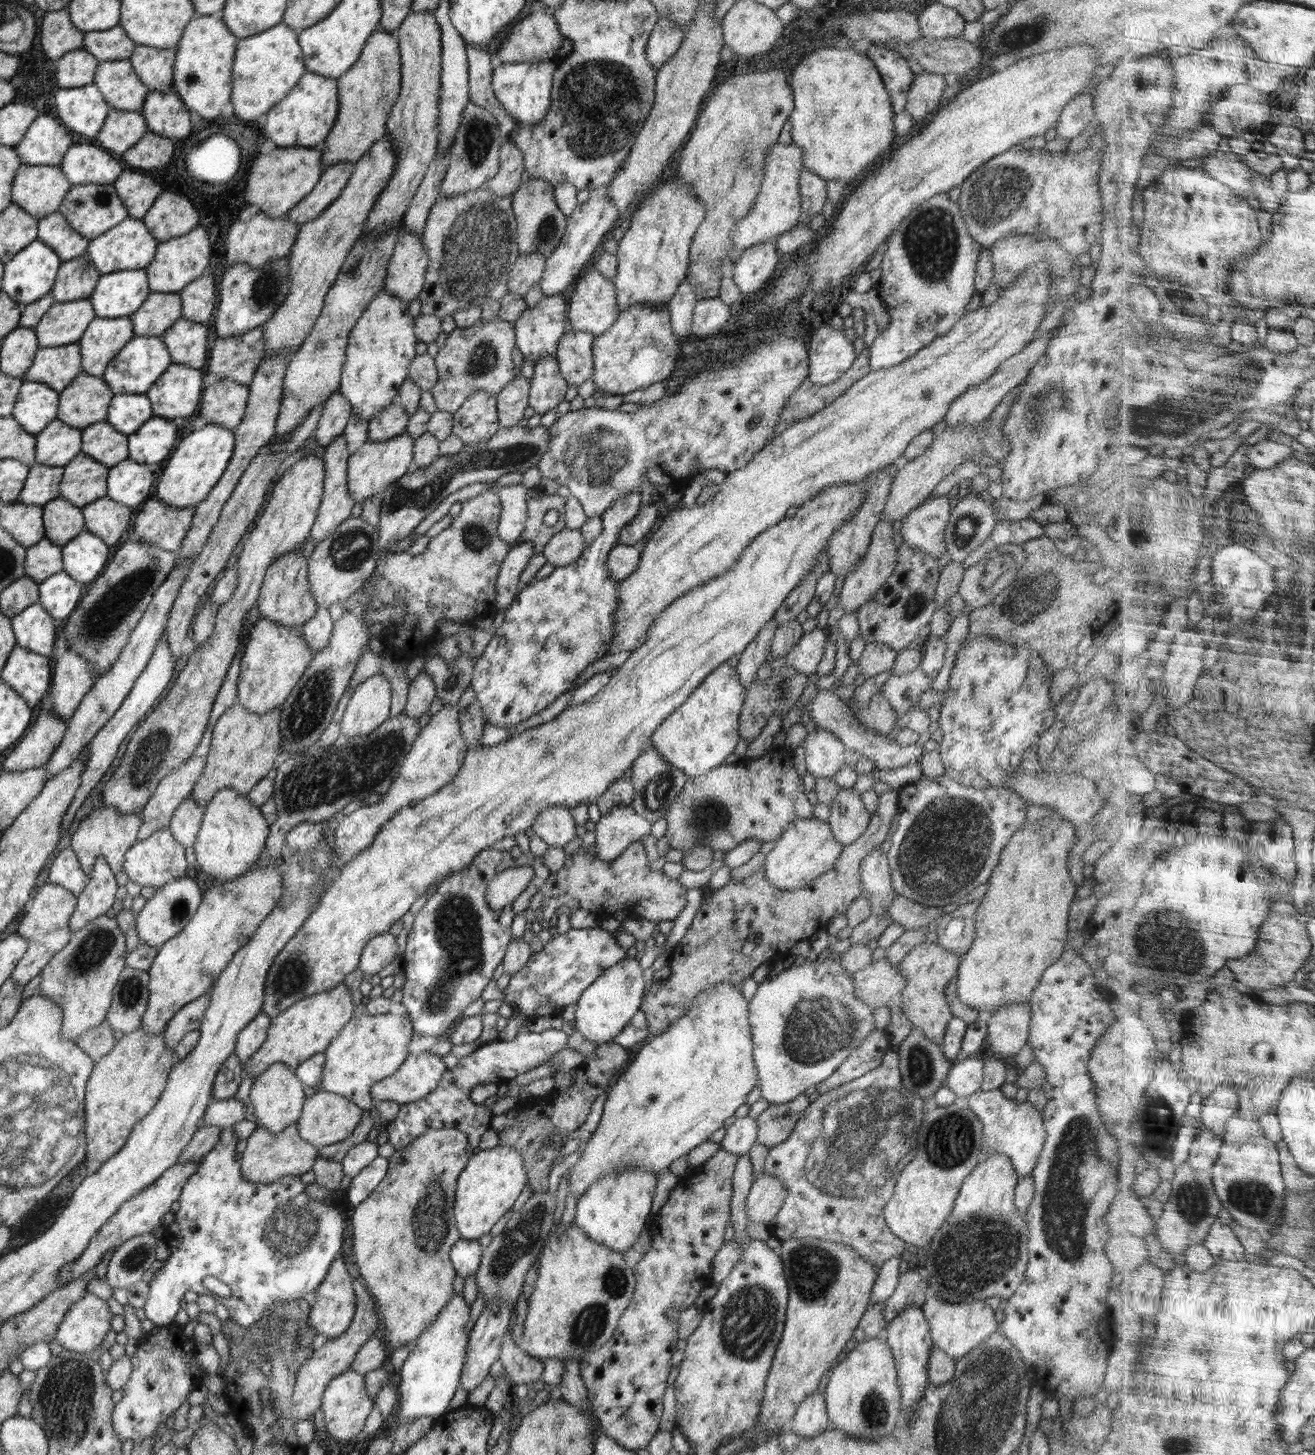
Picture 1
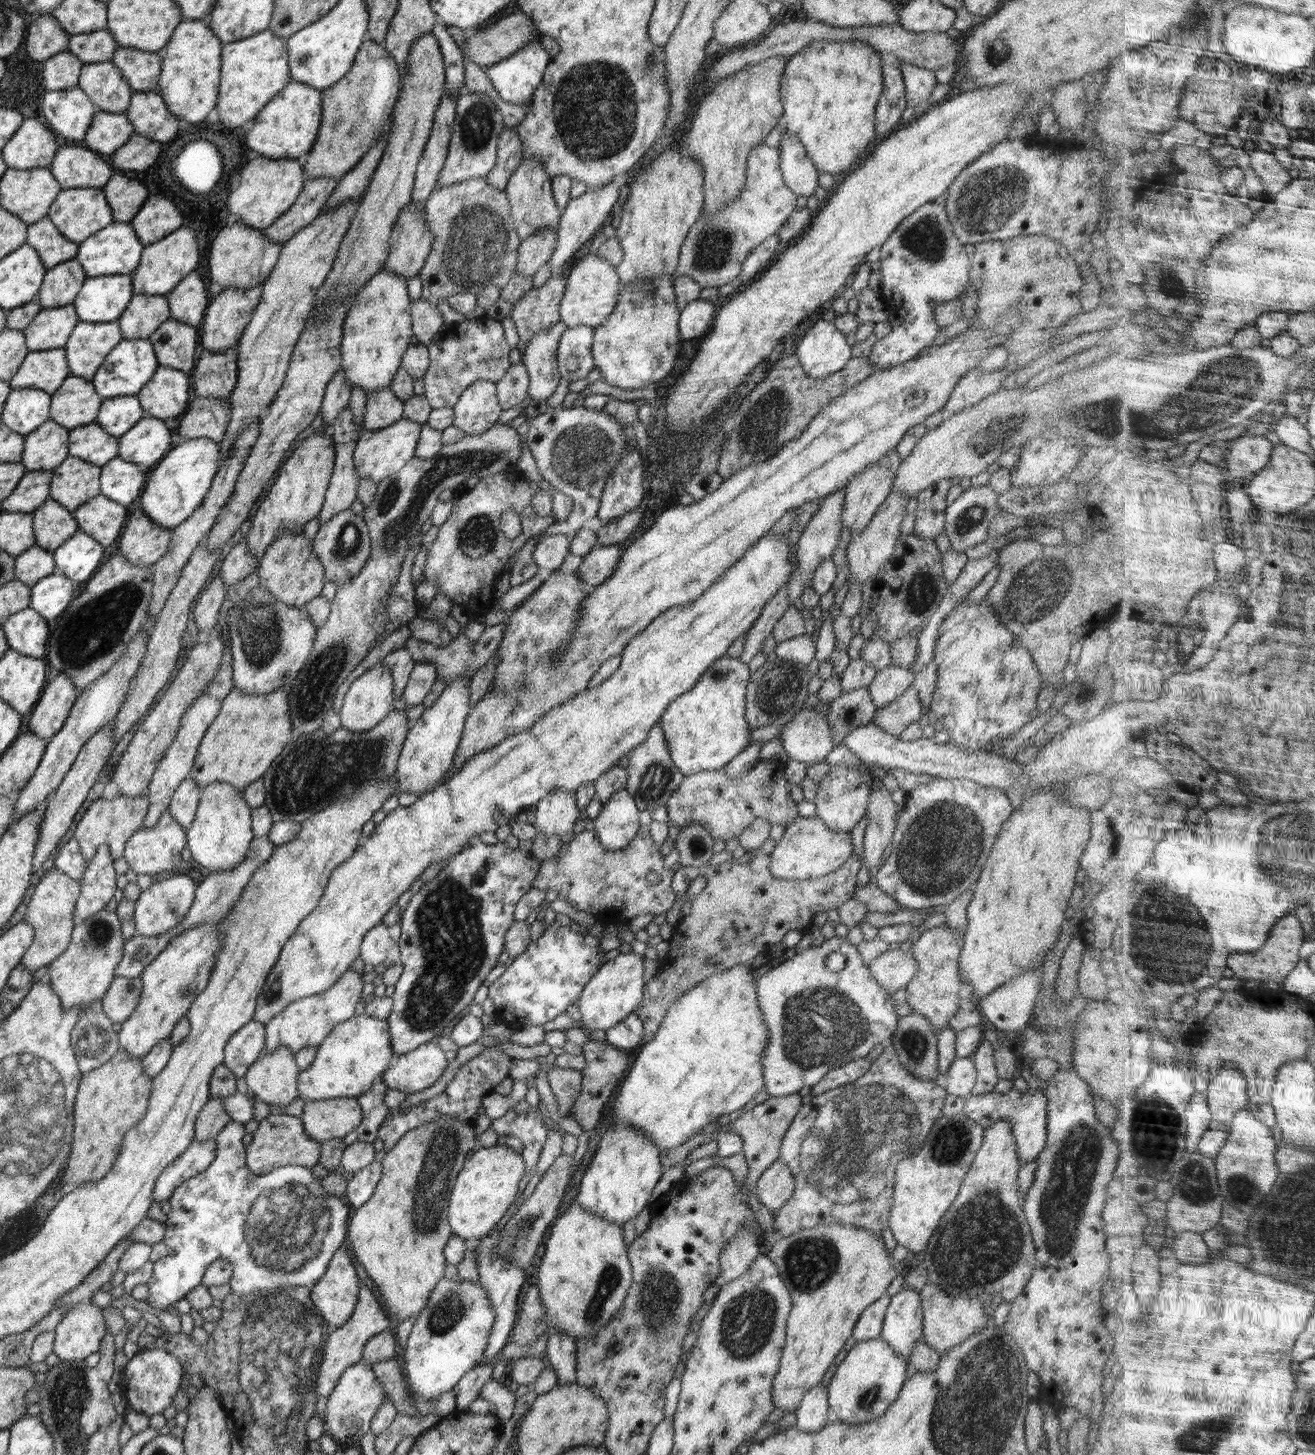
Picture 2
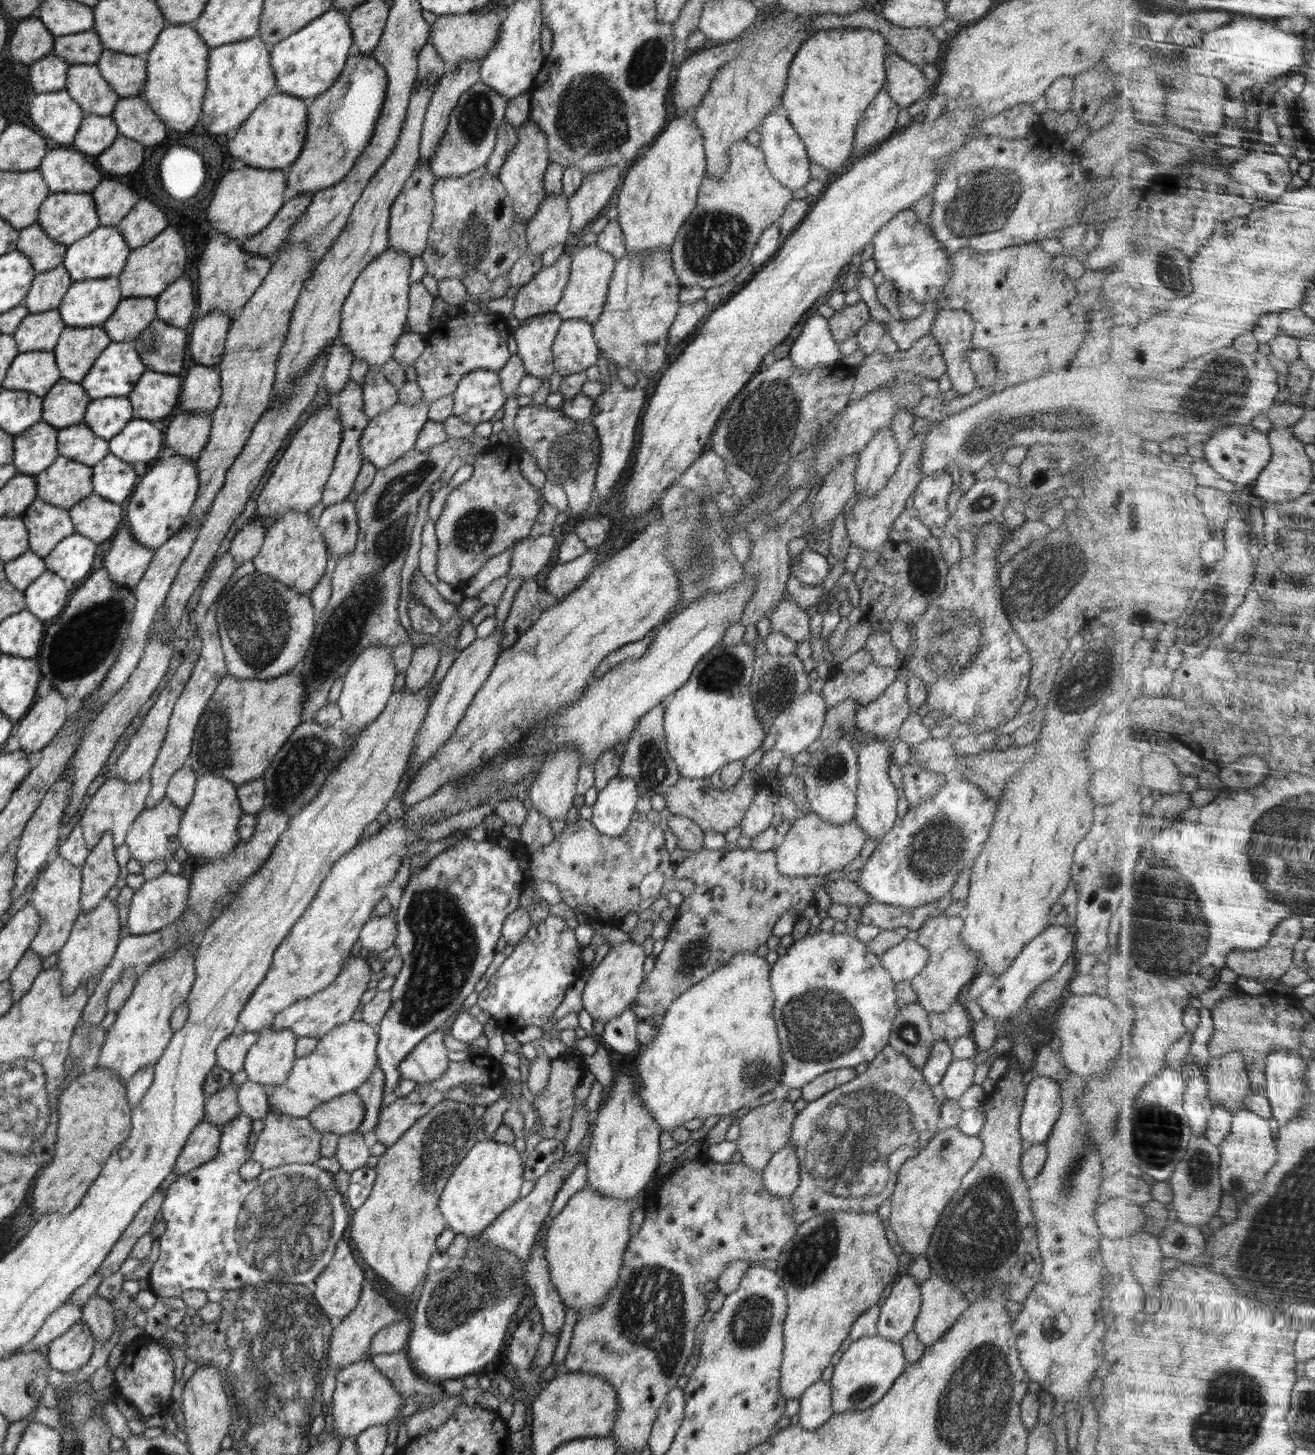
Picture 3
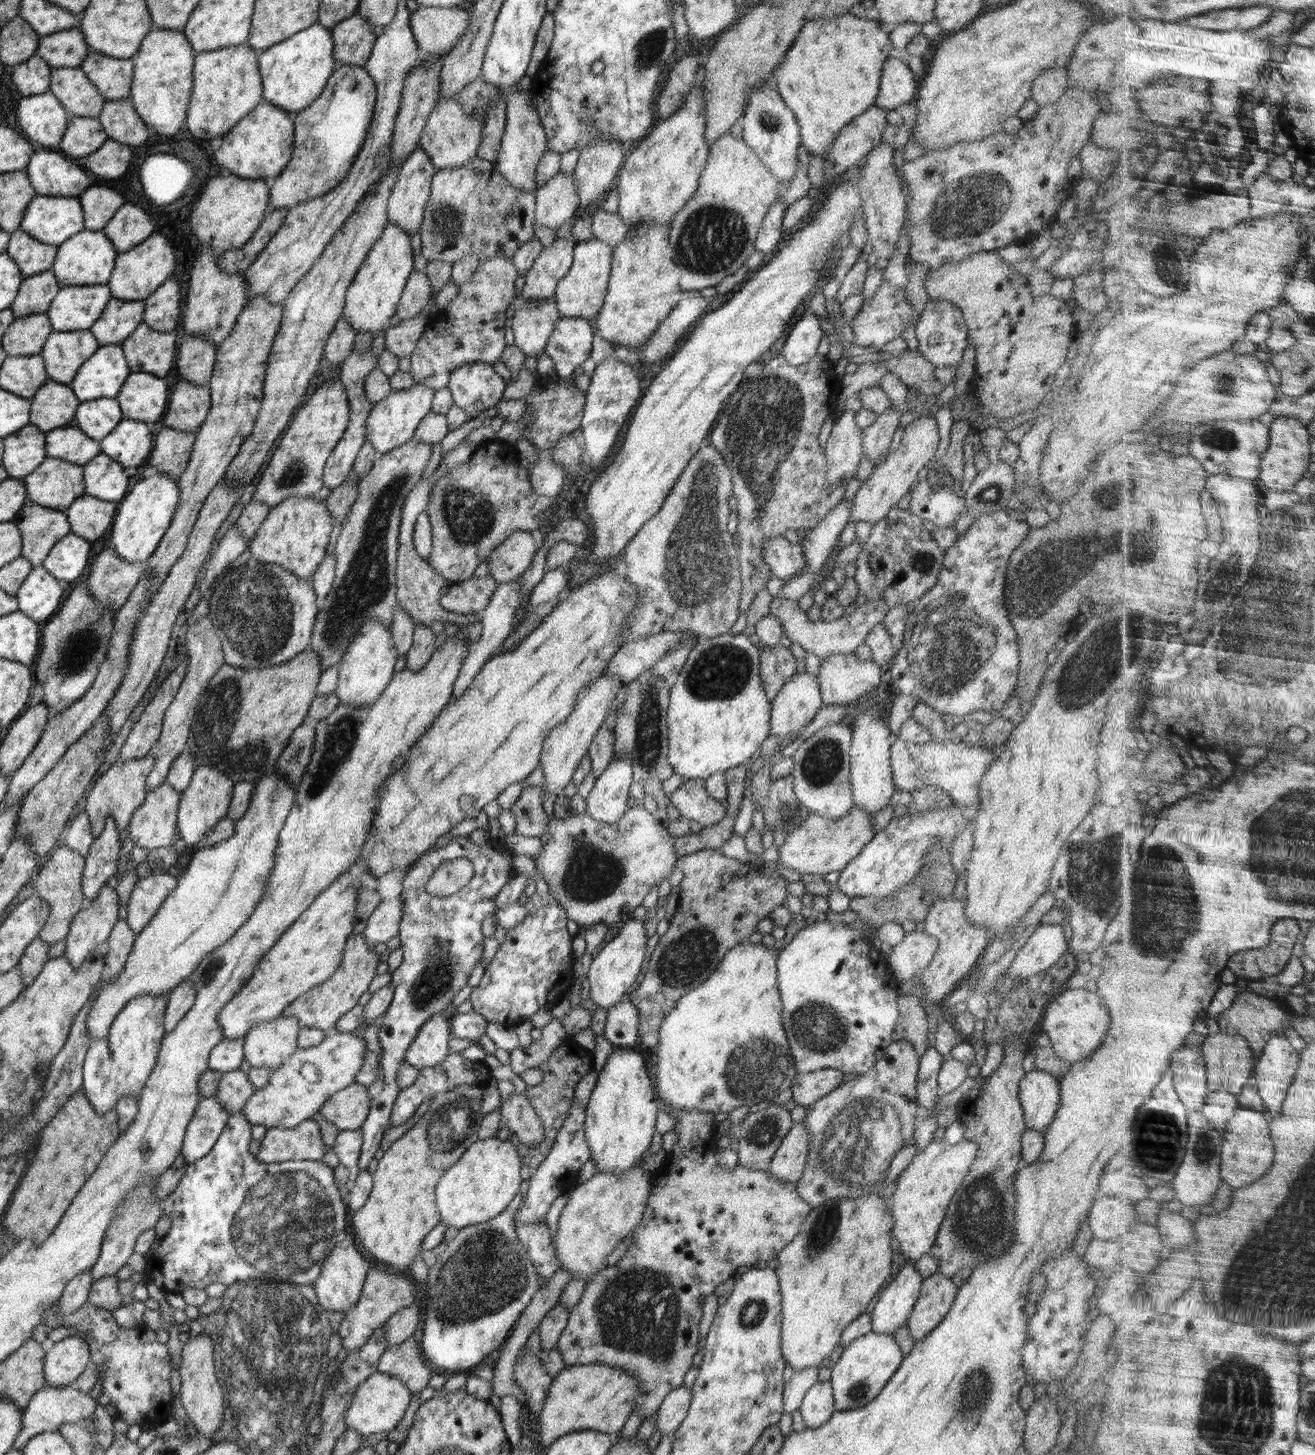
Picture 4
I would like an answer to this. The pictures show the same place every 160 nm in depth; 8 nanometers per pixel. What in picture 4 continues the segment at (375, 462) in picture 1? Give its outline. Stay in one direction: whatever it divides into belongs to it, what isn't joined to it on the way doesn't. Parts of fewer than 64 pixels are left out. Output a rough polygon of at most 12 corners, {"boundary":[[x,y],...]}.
{"boundary":[[418,383],[372,404],[366,441],[381,455],[408,442],[431,411]]}

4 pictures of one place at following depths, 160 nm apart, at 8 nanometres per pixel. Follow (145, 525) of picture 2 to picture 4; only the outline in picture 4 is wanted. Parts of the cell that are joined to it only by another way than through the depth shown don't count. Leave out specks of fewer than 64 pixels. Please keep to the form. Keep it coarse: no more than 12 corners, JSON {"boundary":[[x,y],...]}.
{"boundary":[[108,548],[85,582],[99,606],[119,611],[146,568]]}

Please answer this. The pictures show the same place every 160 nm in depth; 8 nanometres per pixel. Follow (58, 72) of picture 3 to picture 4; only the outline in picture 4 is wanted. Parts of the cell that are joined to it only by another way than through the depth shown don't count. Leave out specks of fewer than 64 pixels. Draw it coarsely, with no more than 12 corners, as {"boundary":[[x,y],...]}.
{"boundary":[[34,54],[8,72],[22,96],[49,90],[51,68]]}

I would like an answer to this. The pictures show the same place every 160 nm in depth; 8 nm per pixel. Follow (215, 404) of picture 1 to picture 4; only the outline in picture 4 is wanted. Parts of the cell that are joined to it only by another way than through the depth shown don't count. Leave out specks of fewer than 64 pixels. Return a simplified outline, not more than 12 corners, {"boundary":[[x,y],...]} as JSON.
{"boundary":[[164,426],[148,465],[178,480],[190,460],[195,432]]}

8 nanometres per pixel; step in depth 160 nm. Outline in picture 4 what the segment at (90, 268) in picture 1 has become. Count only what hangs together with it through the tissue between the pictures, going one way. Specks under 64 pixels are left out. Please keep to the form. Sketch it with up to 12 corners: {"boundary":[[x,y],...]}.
{"boundary":[[52,269],[26,277],[9,307],[46,313],[61,287]]}

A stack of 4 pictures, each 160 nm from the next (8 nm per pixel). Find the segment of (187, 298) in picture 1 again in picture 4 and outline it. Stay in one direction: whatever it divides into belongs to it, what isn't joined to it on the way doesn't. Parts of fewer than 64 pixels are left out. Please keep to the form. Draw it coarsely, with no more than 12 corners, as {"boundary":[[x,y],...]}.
{"boundary":[[166,280],[144,301],[145,322],[160,332],[180,330],[182,292]]}

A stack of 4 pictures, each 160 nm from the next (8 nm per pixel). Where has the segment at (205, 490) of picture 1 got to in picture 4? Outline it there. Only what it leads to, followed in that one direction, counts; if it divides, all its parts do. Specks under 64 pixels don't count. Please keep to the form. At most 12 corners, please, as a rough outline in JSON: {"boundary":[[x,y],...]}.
{"boundary":[[163,472],[138,481],[117,505],[115,554],[147,561],[180,493]]}

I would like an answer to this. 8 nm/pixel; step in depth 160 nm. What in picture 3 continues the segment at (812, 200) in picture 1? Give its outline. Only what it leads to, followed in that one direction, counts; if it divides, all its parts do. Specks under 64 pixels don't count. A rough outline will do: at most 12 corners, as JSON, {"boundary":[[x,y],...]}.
{"boundary":[[770,111],[757,129],[772,177],[792,191],[812,179],[790,119]]}

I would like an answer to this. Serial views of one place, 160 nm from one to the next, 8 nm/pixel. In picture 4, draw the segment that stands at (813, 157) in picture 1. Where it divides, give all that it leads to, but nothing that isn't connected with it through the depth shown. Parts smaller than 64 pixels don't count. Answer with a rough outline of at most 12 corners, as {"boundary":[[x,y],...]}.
{"boundary":[[880,20],[808,21],[771,72],[801,145],[826,156],[875,104]]}

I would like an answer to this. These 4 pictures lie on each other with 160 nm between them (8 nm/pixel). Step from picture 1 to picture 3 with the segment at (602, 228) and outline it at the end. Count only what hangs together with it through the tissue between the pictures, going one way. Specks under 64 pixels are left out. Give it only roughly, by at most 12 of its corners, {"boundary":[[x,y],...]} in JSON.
{"boundary":[[619,167],[583,176],[568,197],[572,237],[605,213]]}

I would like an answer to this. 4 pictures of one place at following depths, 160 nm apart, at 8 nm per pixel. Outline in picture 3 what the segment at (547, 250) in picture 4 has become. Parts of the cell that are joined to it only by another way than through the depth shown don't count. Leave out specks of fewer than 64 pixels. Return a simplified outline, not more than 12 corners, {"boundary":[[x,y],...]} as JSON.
{"boundary":[[570,253],[519,288],[520,323],[555,310],[569,280]]}

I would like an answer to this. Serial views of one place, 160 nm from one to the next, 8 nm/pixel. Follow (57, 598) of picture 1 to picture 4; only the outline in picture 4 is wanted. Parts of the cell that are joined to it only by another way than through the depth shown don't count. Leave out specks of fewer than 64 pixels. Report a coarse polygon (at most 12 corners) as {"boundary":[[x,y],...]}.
{"boundary":[[43,566],[15,594],[18,611],[36,622],[58,611],[64,594]]}

